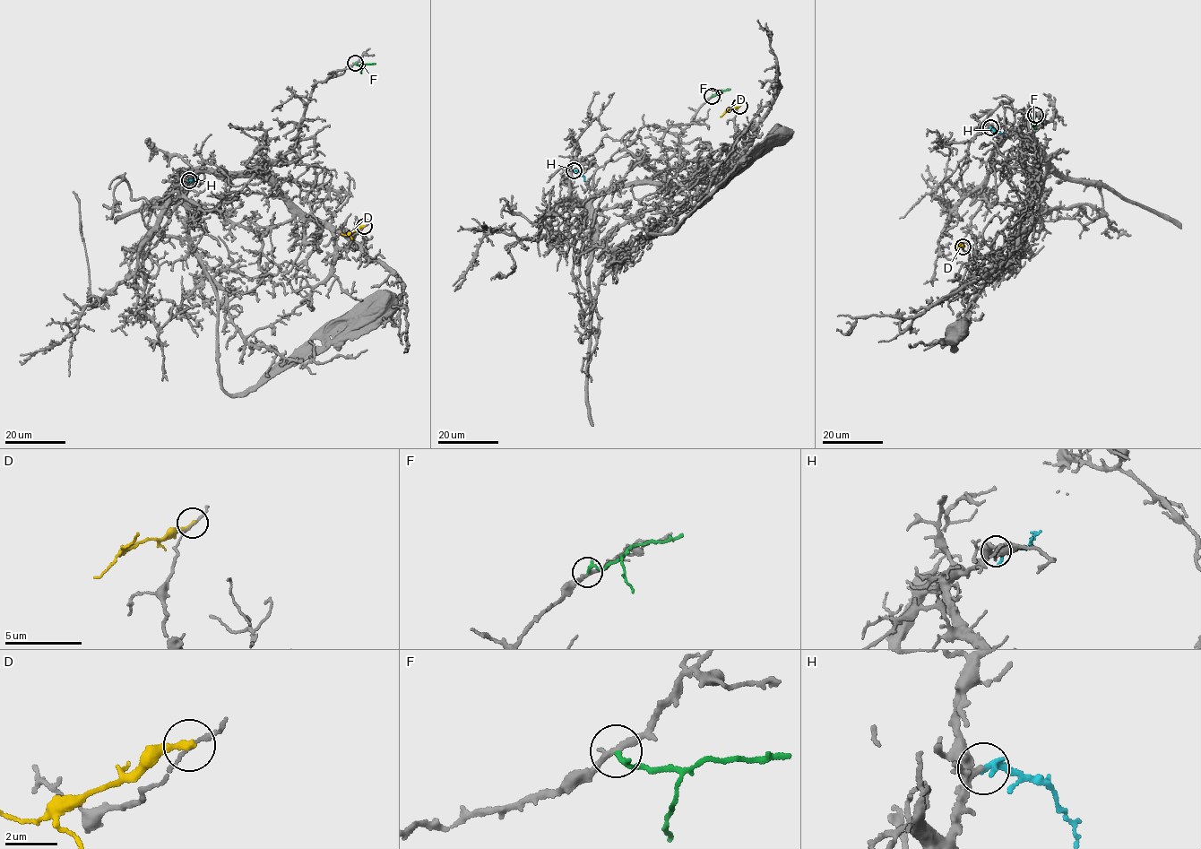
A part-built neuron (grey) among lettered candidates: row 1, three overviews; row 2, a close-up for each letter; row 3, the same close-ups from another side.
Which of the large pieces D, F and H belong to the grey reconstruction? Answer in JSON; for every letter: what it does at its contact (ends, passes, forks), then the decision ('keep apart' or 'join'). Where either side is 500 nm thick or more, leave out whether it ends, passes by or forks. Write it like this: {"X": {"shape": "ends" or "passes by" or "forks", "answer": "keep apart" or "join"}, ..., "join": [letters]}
{"D": {"shape": "ends", "answer": "keep apart"}, "F": {"shape": "ends", "answer": "keep apart"}, "H": {"shape": "ends", "answer": "join"}, "join": ["H"]}

